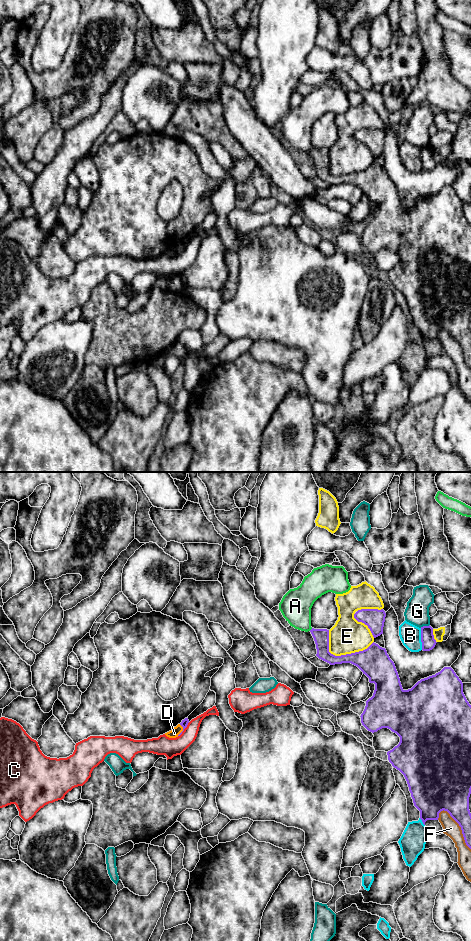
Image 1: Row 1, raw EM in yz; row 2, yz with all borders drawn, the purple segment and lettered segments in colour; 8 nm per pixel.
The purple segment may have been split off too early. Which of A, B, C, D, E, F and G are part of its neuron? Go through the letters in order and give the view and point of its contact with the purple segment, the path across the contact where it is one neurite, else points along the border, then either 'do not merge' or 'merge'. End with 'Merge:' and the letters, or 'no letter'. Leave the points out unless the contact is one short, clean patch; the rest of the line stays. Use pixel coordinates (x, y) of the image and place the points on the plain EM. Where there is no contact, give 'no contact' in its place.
A: contact yz (311, 149); do not merge
B: contact yz (421, 159); do not merge
C: contact yz (184, 248); do not merge
D: contact yz (183, 250); border yz (180, 244), (182, 250), (177, 255); do not merge
E: contact yz (341, 175); do not merge
F: contact yz (461, 348); do not merge
G: contact yz (424, 146); do not merge
Merge: no letter

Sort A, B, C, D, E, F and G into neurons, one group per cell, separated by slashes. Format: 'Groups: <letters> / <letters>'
Groups: A / B / C / D / E / F / G

